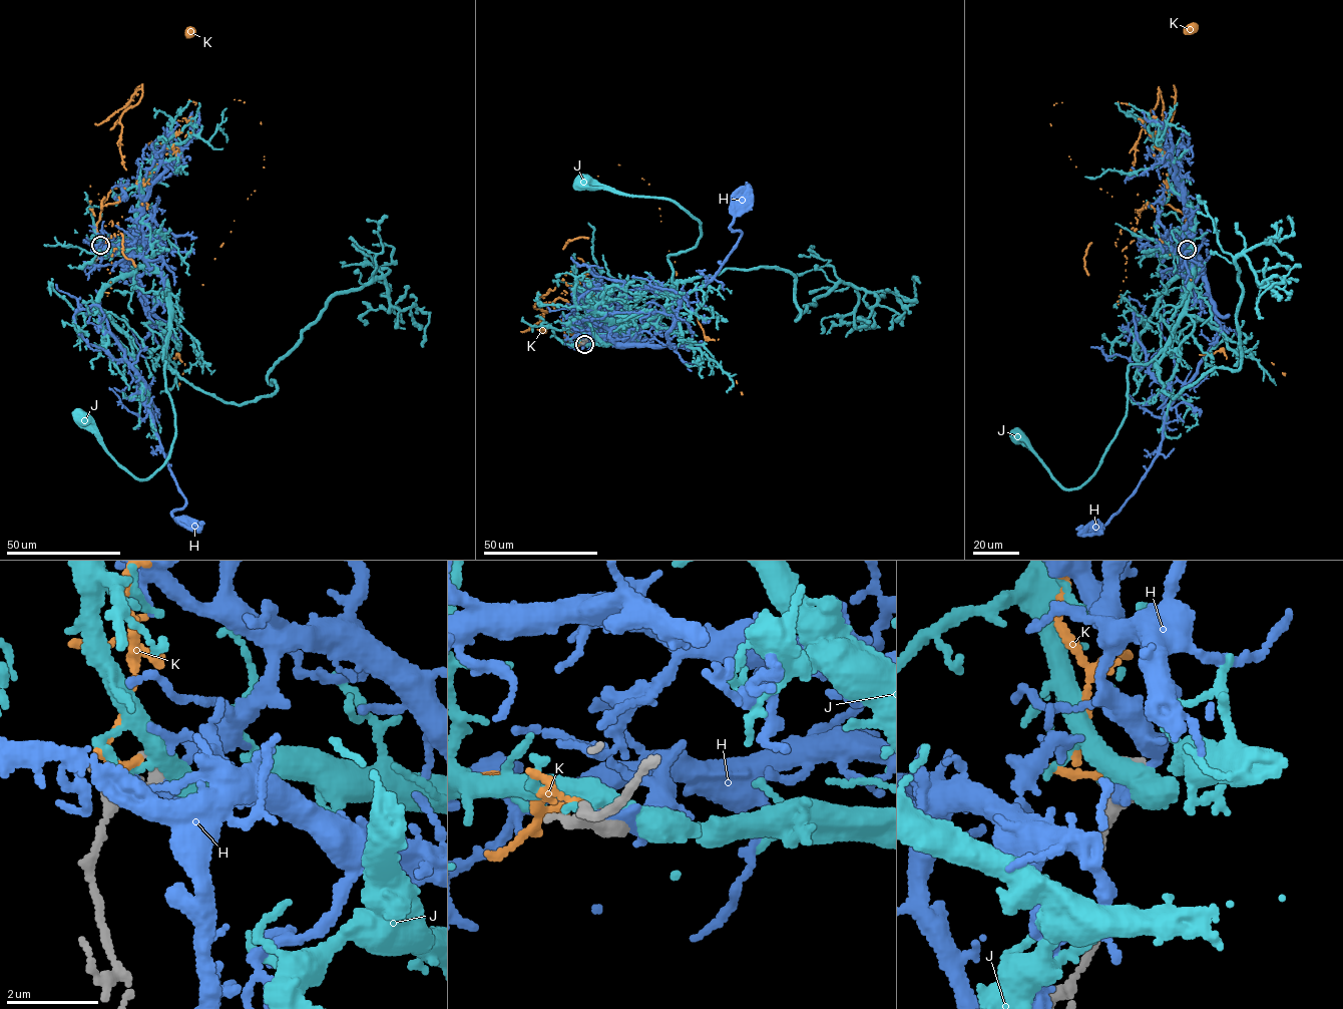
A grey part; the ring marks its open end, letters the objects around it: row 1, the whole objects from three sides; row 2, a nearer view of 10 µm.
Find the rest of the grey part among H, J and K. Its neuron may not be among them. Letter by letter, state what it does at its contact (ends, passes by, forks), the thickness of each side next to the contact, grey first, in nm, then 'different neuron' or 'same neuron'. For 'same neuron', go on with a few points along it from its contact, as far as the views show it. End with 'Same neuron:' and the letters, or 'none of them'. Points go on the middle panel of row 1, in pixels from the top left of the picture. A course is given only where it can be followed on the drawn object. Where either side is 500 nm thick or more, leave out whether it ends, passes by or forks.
H: it ends; calibres 280 and 260 nm; different neuron
J: it forks; calibres 360 and 400 nm; different neuron
K: it ends; calibres 190 and 130 nm; different neuron
Same neuron: none of them

